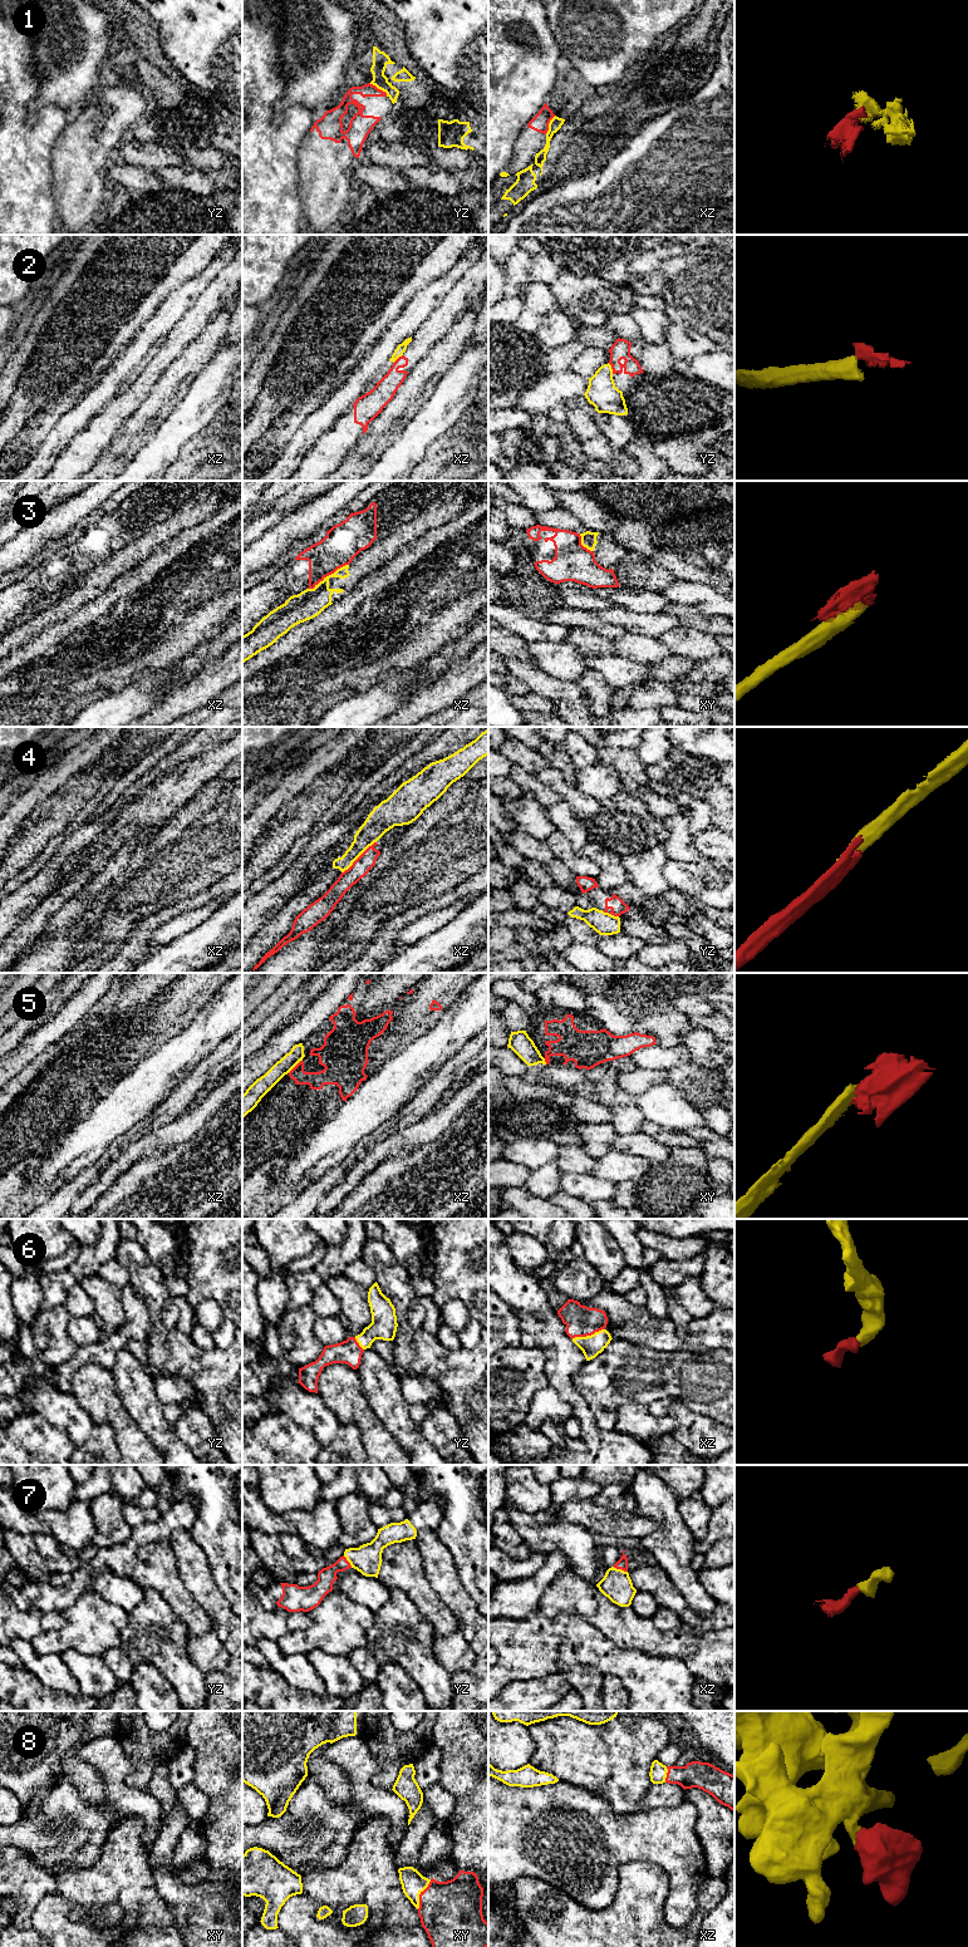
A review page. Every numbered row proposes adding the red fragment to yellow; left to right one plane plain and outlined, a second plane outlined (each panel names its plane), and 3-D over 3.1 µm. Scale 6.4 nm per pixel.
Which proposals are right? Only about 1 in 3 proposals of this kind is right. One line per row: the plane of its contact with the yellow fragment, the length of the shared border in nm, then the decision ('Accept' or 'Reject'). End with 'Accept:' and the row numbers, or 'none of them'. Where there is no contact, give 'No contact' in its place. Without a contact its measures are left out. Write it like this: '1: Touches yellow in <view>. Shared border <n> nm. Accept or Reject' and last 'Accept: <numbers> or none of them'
1: Touches yellow in yz. Shared border 150 nm. Reject
2: Touches yellow in yz. Shared border 80 nm. Reject
3: Touches yellow in xz. Shared border 300 nm. Reject
4: Touches yellow in xz. Shared border 300 nm. Reject
5: Touches yellow in xz. Shared border 130 nm. Reject
6: Touches yellow in xz. Shared border 220 nm. Accept
7: Touches yellow in xz. Shared border 100 nm. Accept
8: Touches yellow in xy. Shared border 220 nm. Accept
Accept: 6, 7, 8

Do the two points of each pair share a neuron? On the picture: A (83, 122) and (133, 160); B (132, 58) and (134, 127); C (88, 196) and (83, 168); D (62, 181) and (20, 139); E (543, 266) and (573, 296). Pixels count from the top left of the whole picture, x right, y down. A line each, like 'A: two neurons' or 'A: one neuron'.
A: two neurons
B: one neuron
C: one neuron
D: two neurons
E: two neurons

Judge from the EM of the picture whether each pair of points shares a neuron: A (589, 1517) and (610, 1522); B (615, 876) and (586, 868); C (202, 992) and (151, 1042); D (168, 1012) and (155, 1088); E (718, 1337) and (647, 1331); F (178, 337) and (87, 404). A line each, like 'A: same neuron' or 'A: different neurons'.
A: same neuron
B: different neurons
C: same neuron
D: different neurons
E: same neuron
F: different neurons

